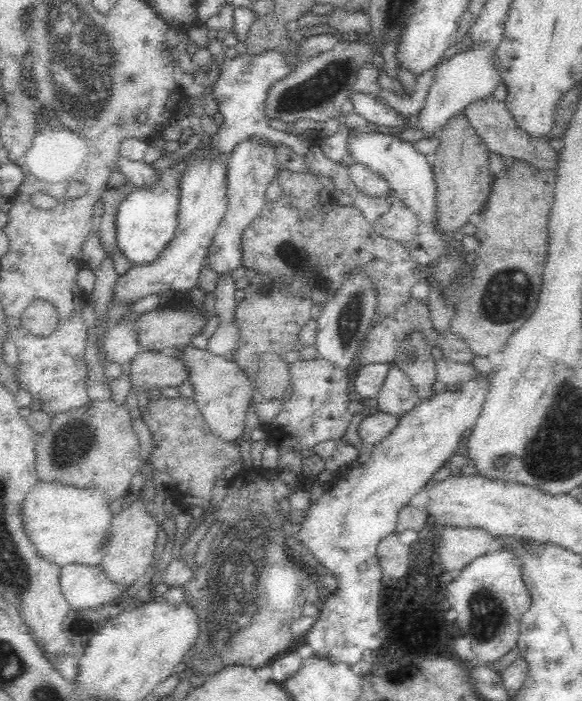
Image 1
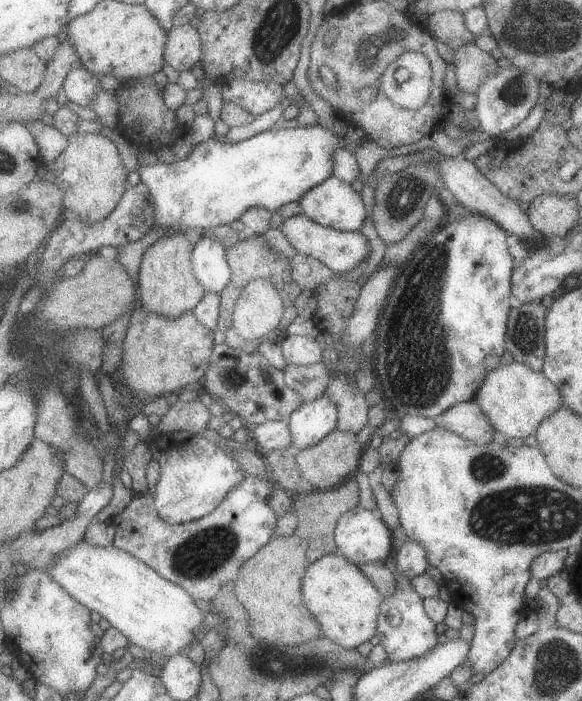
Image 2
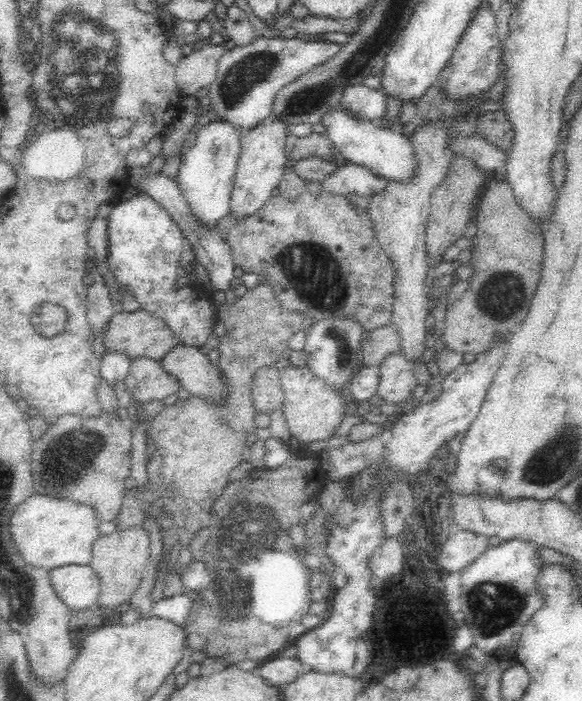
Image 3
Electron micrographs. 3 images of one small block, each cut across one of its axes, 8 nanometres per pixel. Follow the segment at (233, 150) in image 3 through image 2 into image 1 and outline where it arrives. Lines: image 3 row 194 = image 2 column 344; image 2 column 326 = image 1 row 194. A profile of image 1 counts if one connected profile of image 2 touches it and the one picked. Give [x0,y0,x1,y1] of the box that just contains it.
[111,143,226,304]

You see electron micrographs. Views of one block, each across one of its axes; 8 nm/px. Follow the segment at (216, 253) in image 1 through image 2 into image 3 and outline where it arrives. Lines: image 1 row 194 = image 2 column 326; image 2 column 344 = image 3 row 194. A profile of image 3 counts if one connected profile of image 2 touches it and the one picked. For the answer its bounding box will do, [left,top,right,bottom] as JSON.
[229,118,289,224]

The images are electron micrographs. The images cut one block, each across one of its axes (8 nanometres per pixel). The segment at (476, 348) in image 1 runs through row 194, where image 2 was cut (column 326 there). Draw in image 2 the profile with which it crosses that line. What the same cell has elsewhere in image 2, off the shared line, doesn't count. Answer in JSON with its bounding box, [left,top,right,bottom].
[294,477,361,563]

